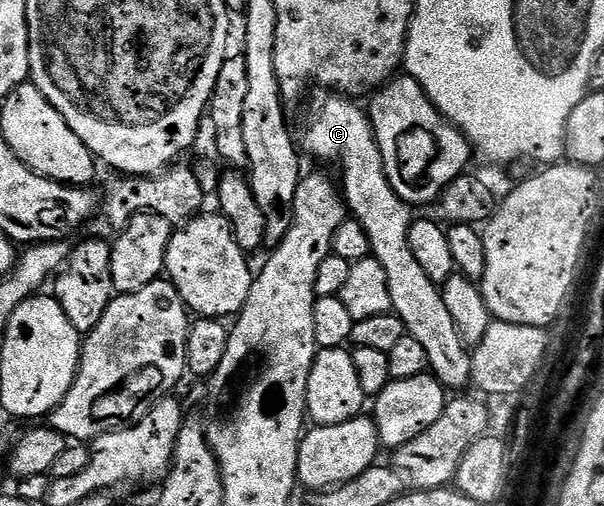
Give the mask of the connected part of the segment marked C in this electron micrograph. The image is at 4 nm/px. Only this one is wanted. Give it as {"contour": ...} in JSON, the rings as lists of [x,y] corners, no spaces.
{"contour":[[[324,90],[312,100],[312,113],[308,116],[308,129],[302,136],[302,144],[312,156],[317,156],[320,160],[337,160],[340,168],[344,171],[342,179],[342,195],[351,219],[357,220],[366,230],[366,238],[370,238],[372,256],[386,270],[386,282],[390,286],[390,298],[392,299],[392,311],[402,318],[405,333],[414,338],[418,338],[422,350],[426,350],[426,358],[430,365],[431,375],[435,376],[445,389],[469,387],[472,384],[472,352],[467,344],[462,342],[458,330],[454,326],[454,318],[450,318],[450,310],[446,310],[444,293],[430,278],[426,278],[426,270],[422,270],[422,265],[410,250],[410,230],[414,223],[413,209],[405,200],[398,198],[394,186],[384,173],[384,163],[380,147],[376,141],[376,135],[372,129],[372,122],[367,111],[359,108],[355,99],[343,94],[333,94],[331,91]]]}

